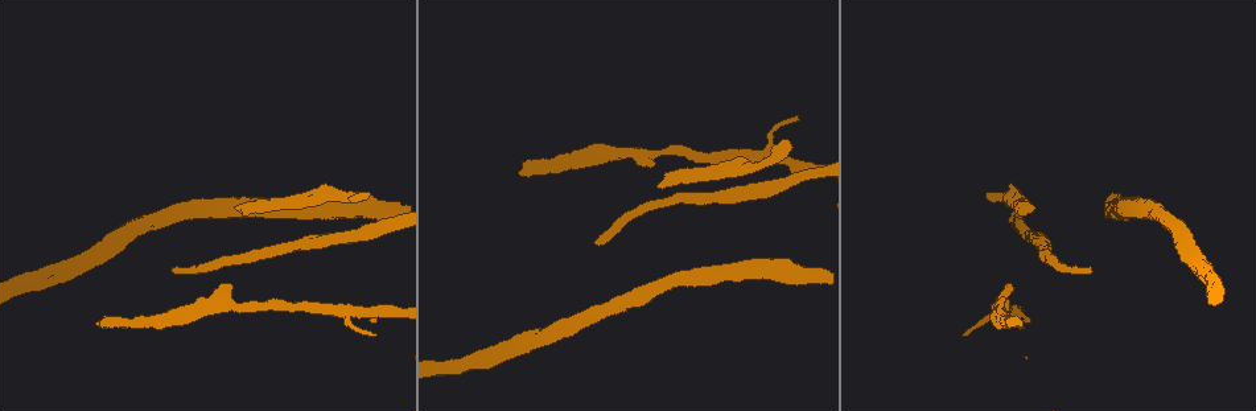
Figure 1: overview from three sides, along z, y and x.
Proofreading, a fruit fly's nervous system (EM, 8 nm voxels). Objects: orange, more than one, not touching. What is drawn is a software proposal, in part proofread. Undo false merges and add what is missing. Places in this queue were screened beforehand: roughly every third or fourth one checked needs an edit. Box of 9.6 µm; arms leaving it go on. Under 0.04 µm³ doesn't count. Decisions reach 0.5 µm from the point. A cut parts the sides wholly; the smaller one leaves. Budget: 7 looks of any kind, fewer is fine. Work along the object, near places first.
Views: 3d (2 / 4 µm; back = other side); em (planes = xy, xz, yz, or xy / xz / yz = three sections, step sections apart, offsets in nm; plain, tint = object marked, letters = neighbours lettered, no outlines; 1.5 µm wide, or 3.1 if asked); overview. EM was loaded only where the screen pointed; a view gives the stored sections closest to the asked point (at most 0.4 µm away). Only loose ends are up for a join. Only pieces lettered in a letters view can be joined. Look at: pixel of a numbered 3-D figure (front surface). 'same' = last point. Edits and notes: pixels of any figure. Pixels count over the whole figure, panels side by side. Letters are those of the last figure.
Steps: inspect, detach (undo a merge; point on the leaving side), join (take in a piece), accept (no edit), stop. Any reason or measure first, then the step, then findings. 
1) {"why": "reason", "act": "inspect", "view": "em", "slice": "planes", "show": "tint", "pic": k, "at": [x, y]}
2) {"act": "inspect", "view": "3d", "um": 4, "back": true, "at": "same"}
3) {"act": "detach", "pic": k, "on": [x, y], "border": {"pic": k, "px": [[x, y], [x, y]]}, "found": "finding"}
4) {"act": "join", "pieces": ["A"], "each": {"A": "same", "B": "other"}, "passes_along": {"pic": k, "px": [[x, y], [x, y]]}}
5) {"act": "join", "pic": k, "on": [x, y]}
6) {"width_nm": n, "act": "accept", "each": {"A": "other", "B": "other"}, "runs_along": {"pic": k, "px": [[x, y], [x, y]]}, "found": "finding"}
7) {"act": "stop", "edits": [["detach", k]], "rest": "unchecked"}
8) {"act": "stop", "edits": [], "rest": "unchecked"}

{"why": "long arm stops here", "act": "inspect", "view": "em", "um": 3.1, "slice": "xy", "step": 16, "show": "letters", "pic": 1, "at": [1088, 270]}

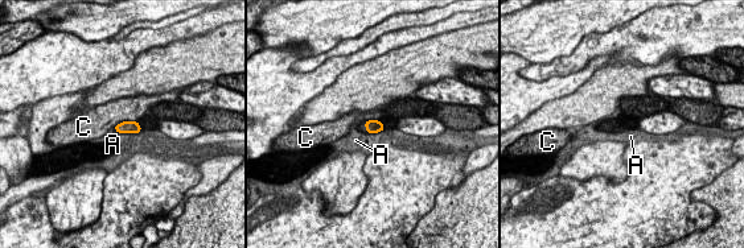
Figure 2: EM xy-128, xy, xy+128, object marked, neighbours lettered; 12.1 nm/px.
{"longest_contact_nm": ["C", 300], "act": "accept", "each": {"A": "other", "C": "other"}, "found": "none of them fits"}

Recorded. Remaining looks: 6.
{"why": "narrows sharply", "act": "inspect", "view": "3d", "um": 4, "pic": 1, "at": [243, 305]}

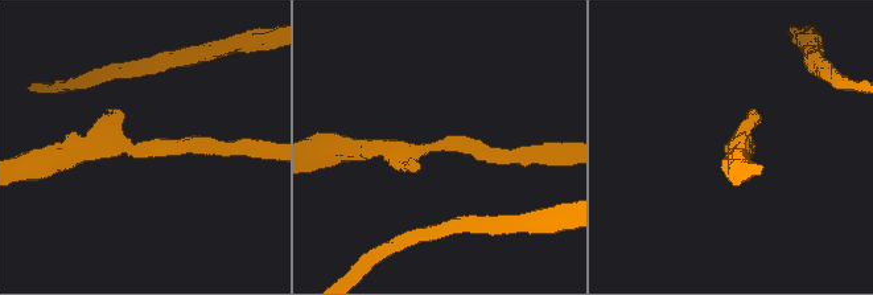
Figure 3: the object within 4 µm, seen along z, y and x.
{"arm_widths_nm": [240, 280], "why": "need the tissue", "act": "inspect", "view": "em", "slice": "xy", "step": 8, "show": "tint", "pic": 3, "at": [442, 146]}

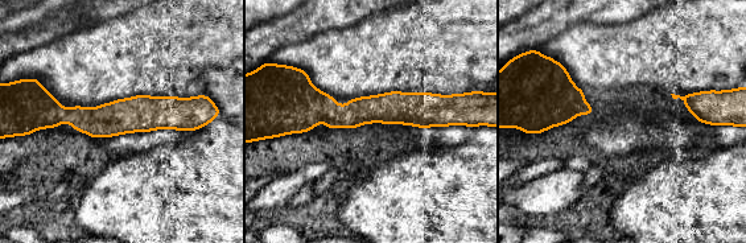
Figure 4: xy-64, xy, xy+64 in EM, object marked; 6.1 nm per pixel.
{"act": "inspect", "view": "em", "slice": "planes", "show": "letters", "at": "same"}

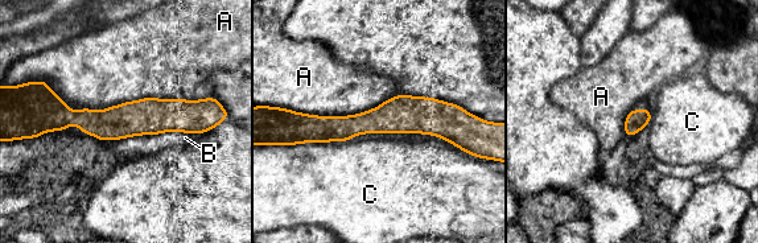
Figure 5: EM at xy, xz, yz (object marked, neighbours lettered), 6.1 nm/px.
{"act": "accept", "each": {"A": "other", "B": "other", "C": "other"}, "runs_along": {"pic": 5, "px": [[46, 115], [194, 119], [205, 127]]}, "found": "continuous, no second cell"}

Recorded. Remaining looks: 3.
{"why": "free end", "act": "inspect", "view": "3d", "um": 2, "pic": 1, "at": [362, 201]}

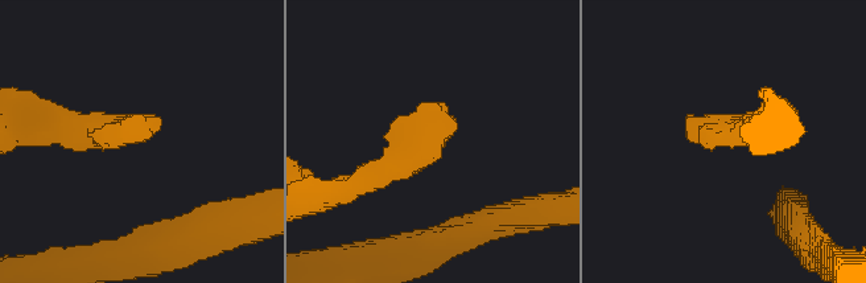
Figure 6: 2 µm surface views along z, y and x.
{"why": "shape alone is not enough", "act": "inspect", "view": "em", "slice": "planes", "show": "letters", "pic": 6, "at": [691, 140]}

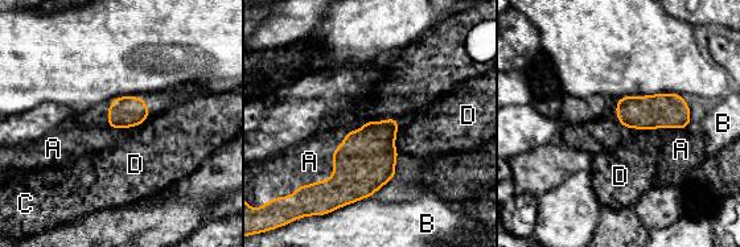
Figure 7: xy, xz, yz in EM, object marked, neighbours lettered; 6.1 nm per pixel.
{"act": "accept", "each": {"A": "other", "B": "other", "C": "other", "D": "other"}, "border": {"pic": 7, "px": [[149, 111], [138, 124], [110, 128]]}, "found": "none of them fits"}

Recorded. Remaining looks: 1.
{"act": "stop", "edits": [], "rest": "unchecked"}

